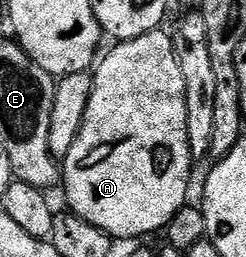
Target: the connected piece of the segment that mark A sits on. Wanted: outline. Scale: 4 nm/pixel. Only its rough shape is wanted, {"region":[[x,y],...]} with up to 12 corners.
{"region":[[165,29],[111,45],[60,166],[69,213],[165,231],[190,190]]}

